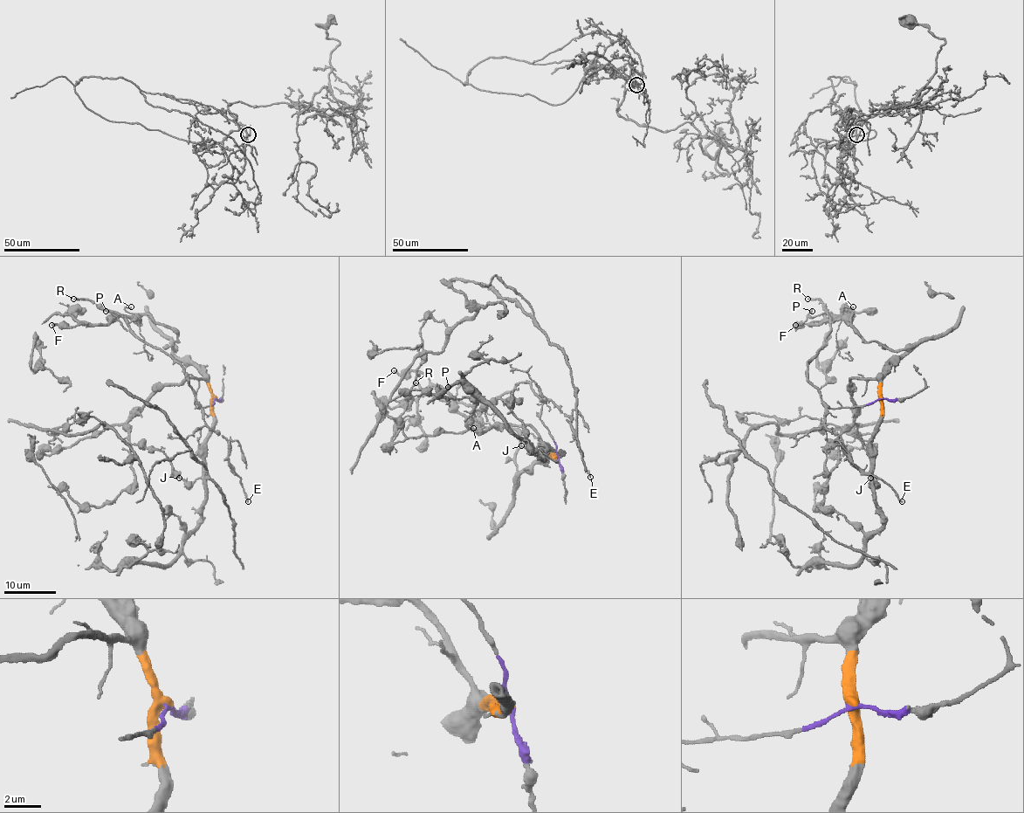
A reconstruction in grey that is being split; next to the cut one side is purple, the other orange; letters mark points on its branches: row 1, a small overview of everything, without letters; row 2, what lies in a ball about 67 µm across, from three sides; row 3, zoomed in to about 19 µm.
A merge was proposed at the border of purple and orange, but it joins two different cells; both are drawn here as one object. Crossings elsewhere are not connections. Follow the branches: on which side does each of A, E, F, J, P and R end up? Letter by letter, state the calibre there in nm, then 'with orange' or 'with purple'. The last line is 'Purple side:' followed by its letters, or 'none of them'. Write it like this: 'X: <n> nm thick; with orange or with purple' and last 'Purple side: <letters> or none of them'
A: 140 nm thick; with purple
E: 190 nm thick; with purple
F: 320 nm thick; with orange
J: 190 nm thick; with orange
P: 170 nm thick; with purple
R: 280 nm thick; with purple
Purple side: A, E, P, R

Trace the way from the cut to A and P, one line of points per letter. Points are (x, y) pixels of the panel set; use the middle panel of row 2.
A: (557, 456), (552, 435), (540, 419), (541, 401), (529, 382), (471, 405), (477, 414), (466, 418), (472, 429)
P: (557, 456), (552, 435), (540, 419), (541, 401), (529, 382), (471, 405), (456, 400), (457, 382), (448, 387)

